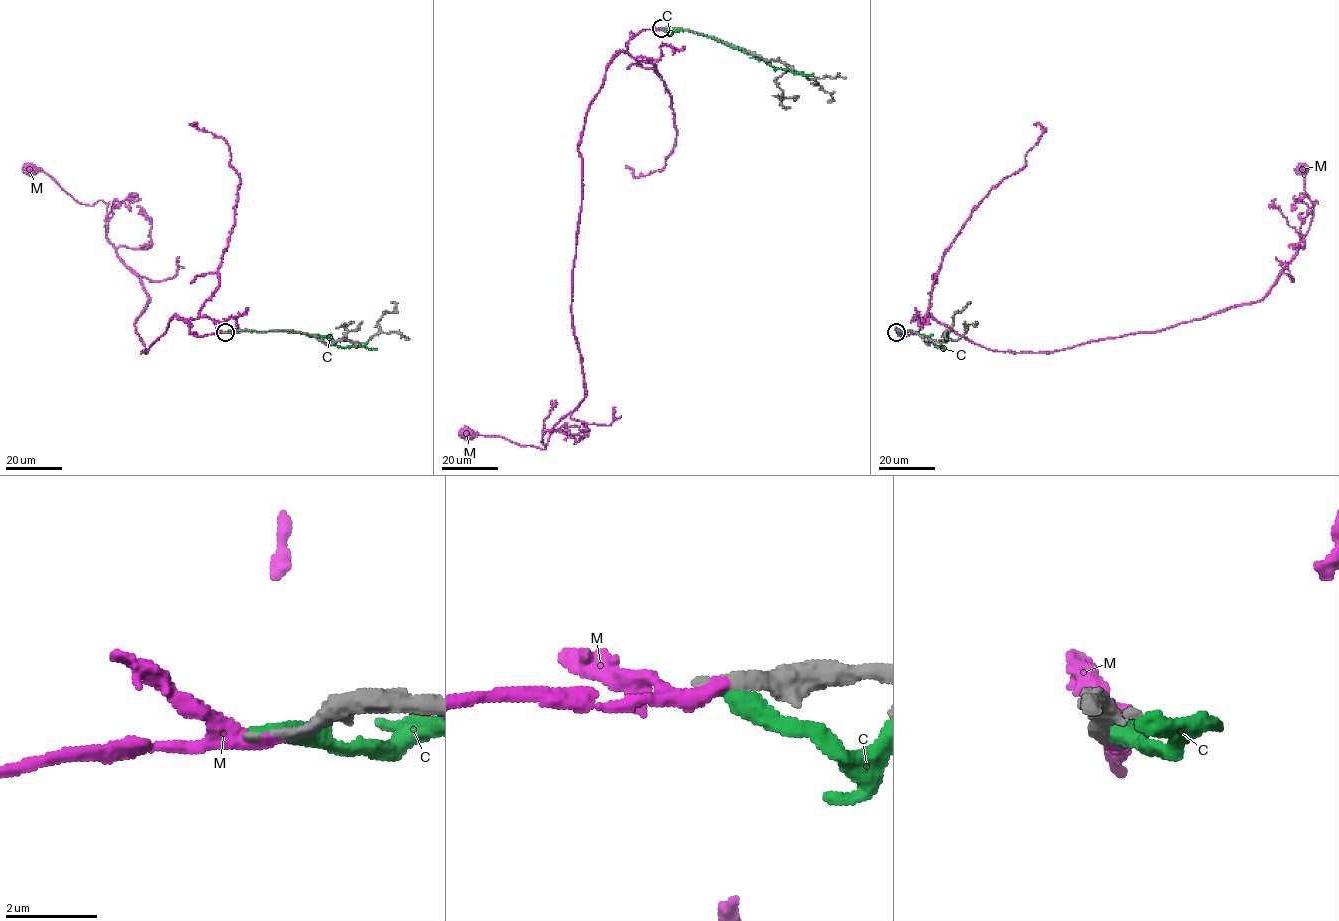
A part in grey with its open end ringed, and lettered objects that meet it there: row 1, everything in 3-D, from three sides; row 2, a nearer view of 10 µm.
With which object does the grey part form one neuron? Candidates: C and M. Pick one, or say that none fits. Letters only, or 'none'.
M

